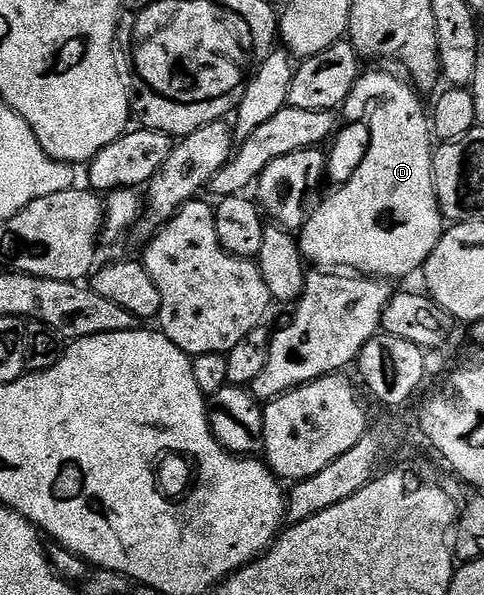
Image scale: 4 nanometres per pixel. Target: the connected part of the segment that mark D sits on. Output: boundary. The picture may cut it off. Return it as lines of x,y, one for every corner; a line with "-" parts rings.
365,71
345,100
344,120
365,122
370,129
370,147
350,181
334,188
334,193
314,213
312,210
306,216
299,230
301,255
306,262
313,264
314,261
317,264
314,266
329,271
352,271
366,277
390,279
405,277
416,269
418,272
431,251
435,251
443,232
443,218
433,182
435,141
431,136
431,117
427,105
421,102
422,94
408,80
405,81
400,81
393,73

